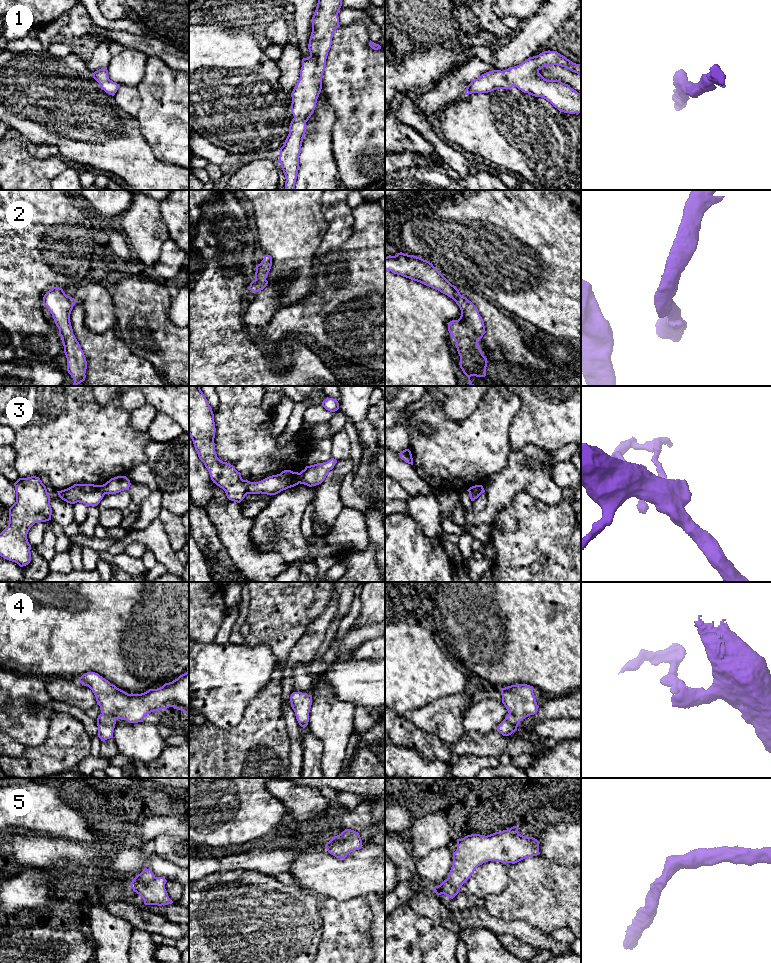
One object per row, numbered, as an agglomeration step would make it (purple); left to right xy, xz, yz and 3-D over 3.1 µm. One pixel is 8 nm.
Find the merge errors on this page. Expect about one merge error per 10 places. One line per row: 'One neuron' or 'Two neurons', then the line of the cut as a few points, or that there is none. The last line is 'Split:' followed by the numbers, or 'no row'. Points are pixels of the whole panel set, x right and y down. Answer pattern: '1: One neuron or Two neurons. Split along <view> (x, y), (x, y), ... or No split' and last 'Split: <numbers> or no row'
1: One neuron. No split
2: One neuron. No split
3: Two neurons. Split along xz (299, 473), (298, 482)
4: One neuron. No split
5: One neuron. No split
Split: 3

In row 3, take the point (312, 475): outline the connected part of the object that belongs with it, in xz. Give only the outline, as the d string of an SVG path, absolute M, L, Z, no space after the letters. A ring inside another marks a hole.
M331 458L327 462L317 463L306 466L298 475L298 482L309 487L321 484L330 470L332 470L337 463L337 460Z

